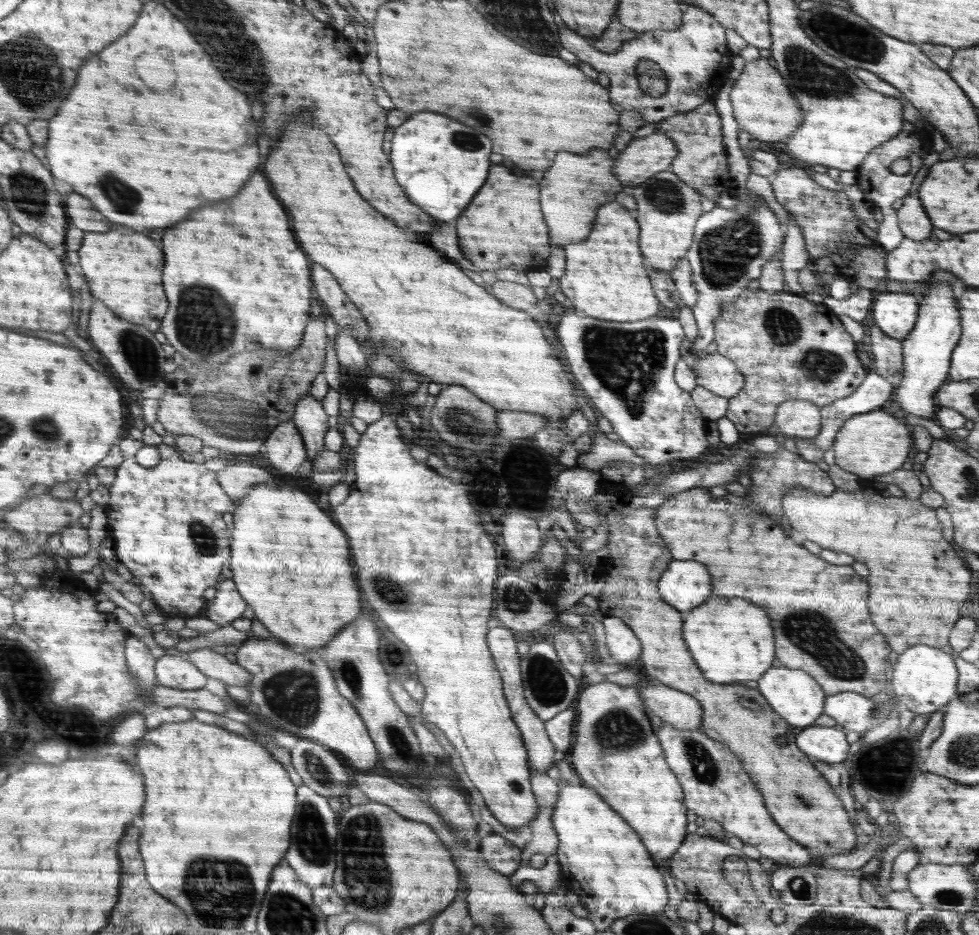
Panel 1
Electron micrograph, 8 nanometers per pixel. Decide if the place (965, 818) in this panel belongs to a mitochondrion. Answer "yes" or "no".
no

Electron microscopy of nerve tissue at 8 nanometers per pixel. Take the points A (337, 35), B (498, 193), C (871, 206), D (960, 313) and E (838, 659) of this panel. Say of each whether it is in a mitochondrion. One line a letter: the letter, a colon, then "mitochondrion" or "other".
A: other
B: other
C: other
D: other
E: mitochondrion

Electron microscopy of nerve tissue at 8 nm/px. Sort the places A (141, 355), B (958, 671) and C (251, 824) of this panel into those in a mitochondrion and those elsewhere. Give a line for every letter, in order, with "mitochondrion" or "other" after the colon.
A: mitochondrion
B: other
C: other

